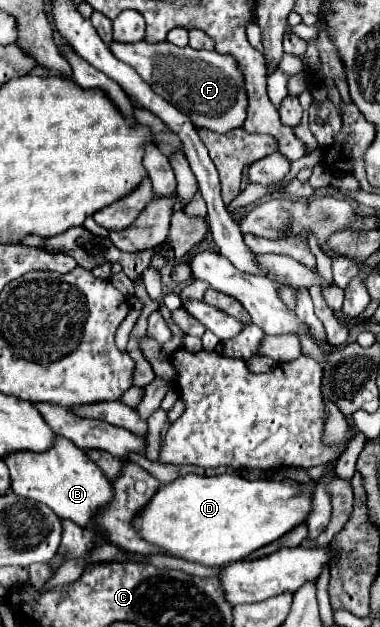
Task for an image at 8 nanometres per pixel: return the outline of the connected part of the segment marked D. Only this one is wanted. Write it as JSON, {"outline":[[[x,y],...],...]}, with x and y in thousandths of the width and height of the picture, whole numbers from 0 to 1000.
{"outline":[[[500,754],[468,761],[442,774],[421,774],[400,799],[353,828],[353,841],[389,866],[416,869],[453,888],[474,888],[532,901],[595,901],[611,895],[632,895],[653,888],[663,879],[737,860],[758,847],[800,834],[811,828],[811,818],[821,818],[821,783],[800,777],[768,777],[763,770],[705,764],[653,767],[632,758],[600,754],[568,761],[526,761]]]}

